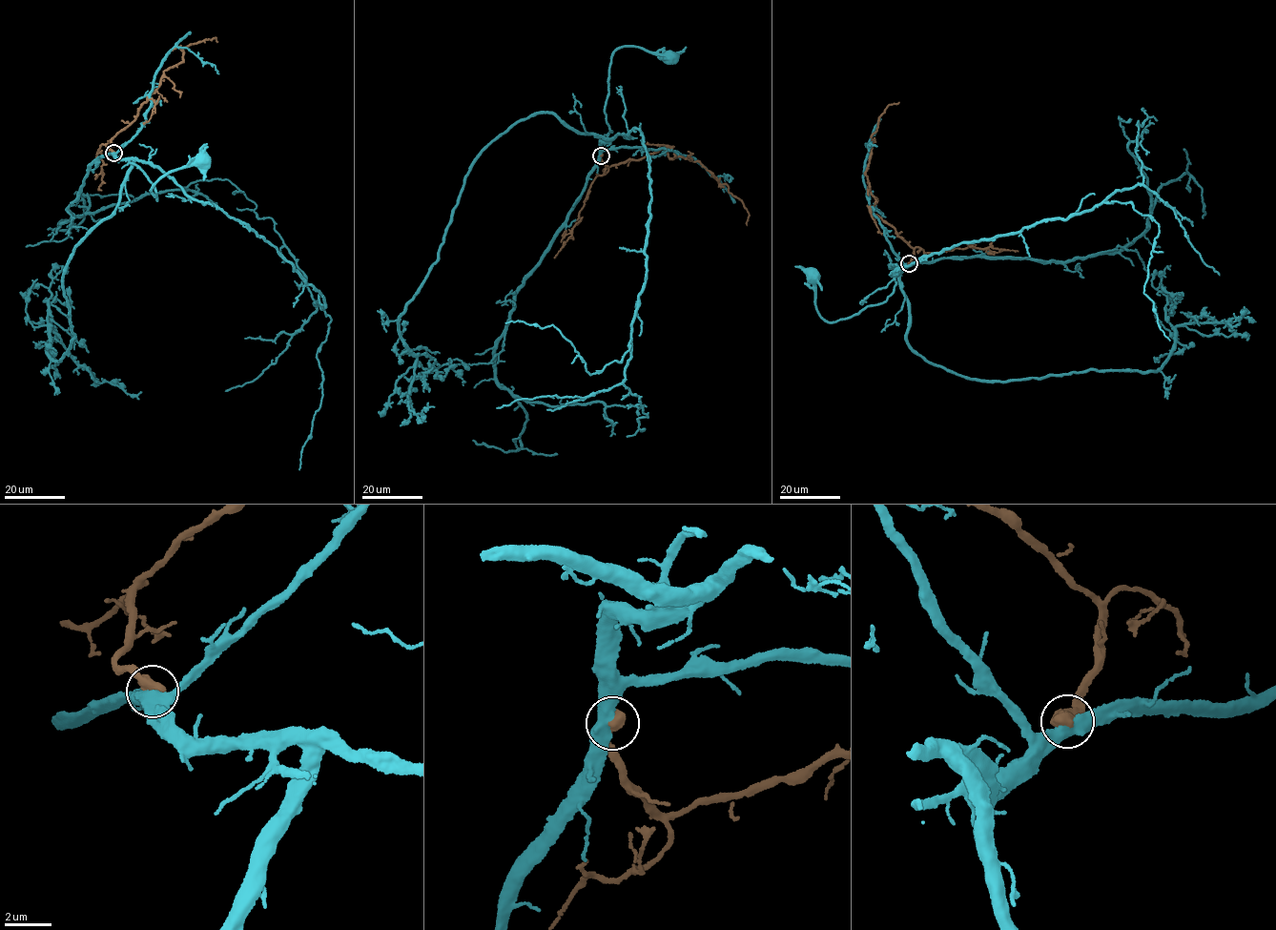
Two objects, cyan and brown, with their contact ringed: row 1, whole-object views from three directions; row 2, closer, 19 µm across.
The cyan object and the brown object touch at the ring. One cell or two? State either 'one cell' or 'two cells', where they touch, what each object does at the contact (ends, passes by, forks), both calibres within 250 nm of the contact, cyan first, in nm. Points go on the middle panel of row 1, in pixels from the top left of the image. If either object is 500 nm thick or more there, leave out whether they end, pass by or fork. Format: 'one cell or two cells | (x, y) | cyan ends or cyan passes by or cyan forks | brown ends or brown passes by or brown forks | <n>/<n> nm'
two cells | (601, 155) | 500/650 nm

